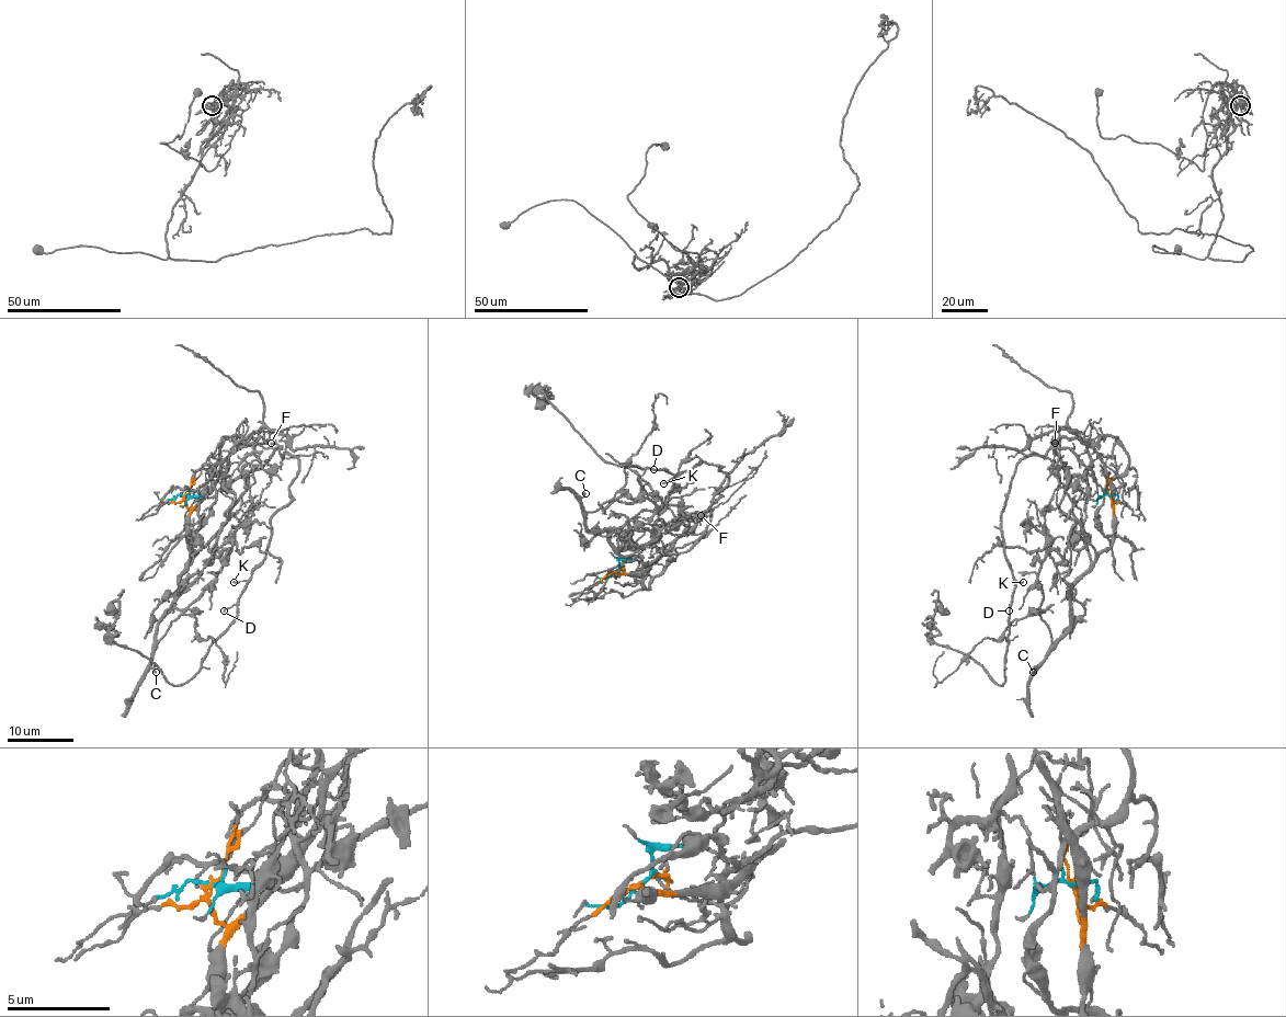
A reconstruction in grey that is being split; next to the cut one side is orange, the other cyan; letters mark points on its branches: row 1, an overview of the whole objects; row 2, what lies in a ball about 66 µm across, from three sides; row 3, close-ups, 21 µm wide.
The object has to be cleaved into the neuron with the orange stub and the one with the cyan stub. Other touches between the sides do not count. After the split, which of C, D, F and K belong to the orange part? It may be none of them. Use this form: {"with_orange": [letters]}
{"with_orange": ["C"]}

